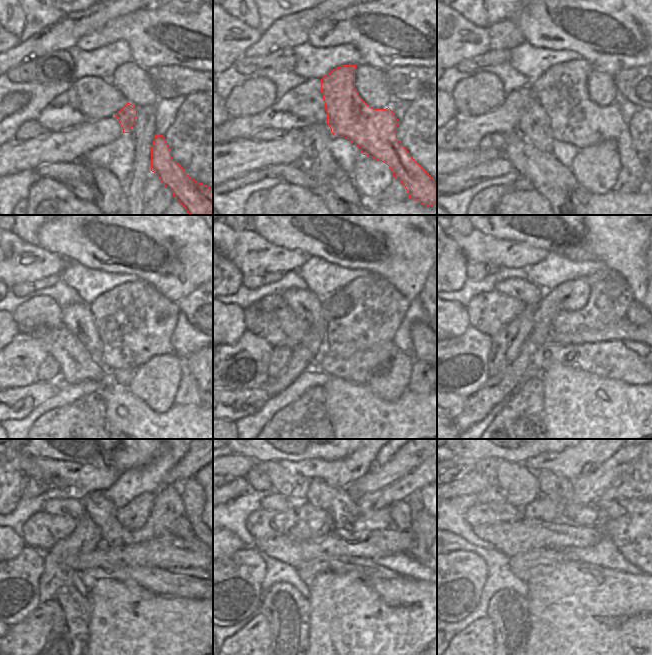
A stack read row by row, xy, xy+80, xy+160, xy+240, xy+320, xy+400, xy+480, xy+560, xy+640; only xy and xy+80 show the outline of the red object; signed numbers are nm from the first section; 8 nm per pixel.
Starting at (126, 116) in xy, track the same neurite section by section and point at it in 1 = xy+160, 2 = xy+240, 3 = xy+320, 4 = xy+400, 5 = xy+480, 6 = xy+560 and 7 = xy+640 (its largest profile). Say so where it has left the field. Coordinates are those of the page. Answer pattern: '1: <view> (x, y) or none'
1: xy+160 (562, 90)
2: xy+240 (135, 322)
3: xy+320 (378, 308)
4: xy+400 (610, 296)
5: xy+480 (168, 507)
6: xy+560 (339, 503)
7: xy+640 (550, 484)

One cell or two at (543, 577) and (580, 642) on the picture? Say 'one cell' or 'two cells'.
one cell

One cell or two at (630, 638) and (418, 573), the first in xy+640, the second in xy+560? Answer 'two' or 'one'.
two

